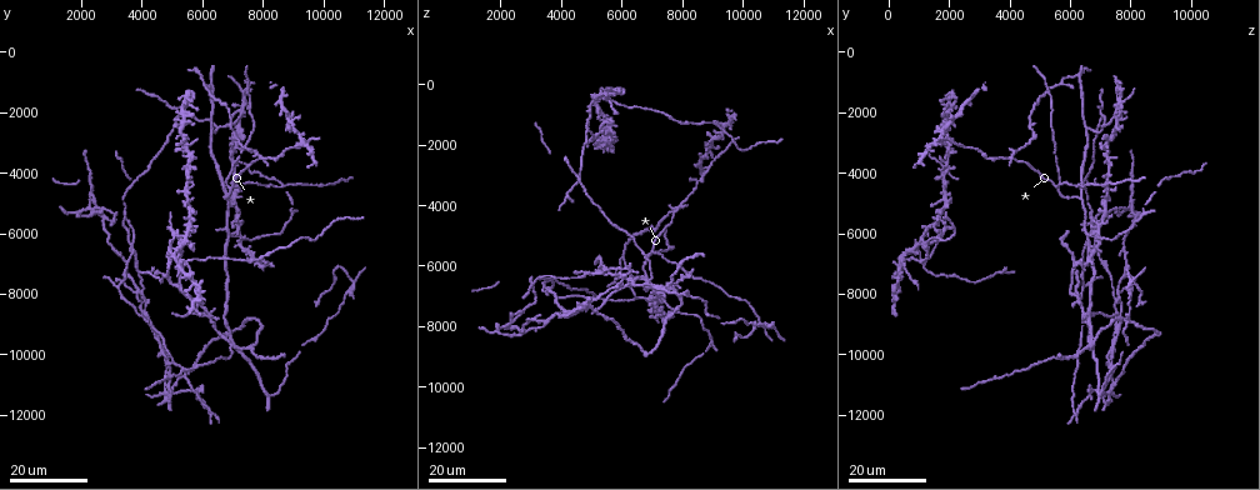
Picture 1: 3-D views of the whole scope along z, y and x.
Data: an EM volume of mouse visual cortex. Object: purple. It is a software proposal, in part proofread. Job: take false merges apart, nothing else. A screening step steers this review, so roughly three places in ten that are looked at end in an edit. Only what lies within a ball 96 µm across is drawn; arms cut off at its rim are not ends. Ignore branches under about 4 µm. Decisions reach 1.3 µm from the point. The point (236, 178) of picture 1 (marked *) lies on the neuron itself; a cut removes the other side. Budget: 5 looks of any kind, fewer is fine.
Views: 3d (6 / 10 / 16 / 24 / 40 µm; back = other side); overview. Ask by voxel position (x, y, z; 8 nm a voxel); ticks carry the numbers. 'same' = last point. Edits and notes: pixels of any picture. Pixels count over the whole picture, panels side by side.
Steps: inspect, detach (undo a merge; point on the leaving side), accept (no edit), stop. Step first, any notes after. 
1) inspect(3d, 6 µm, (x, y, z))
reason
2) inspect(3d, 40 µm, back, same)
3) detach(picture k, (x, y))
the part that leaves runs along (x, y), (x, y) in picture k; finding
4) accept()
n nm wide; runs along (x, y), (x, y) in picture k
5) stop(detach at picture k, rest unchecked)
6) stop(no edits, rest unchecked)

inspect(3d, 24 µm, (7000, 4500, 5600))
three arms meet

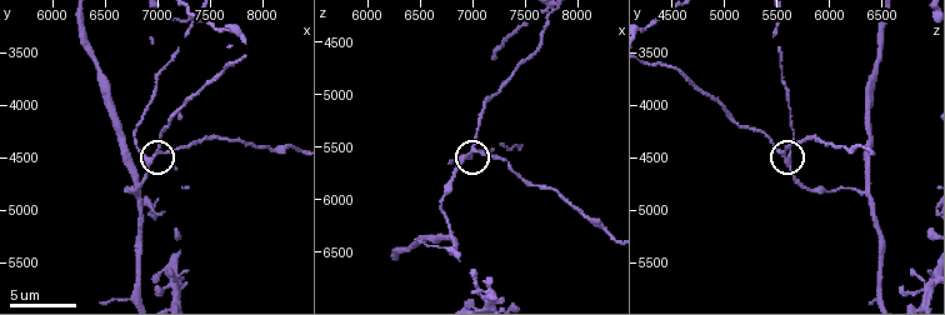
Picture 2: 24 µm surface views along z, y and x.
inspect(3d, 10 µm, (7000, 4480, 5520))

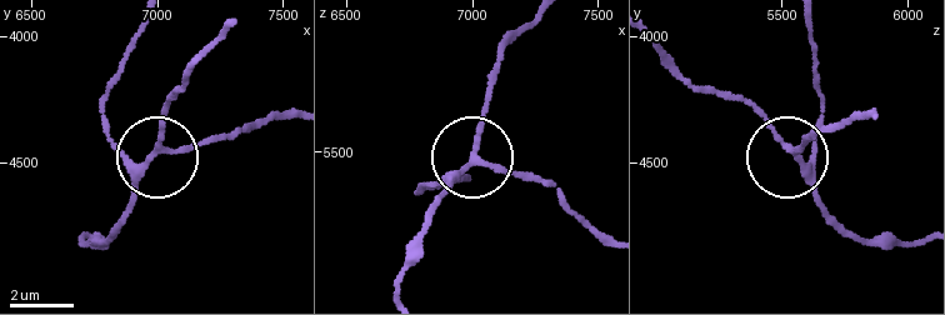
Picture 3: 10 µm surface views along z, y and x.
accept()
3 arms; runs along (498, 64), (474, 155), (546, 183) in picture 3; continuous, no second neuron

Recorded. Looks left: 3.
inspect(3d, 16 µm, (6500, 2600, 7100))
arms part here

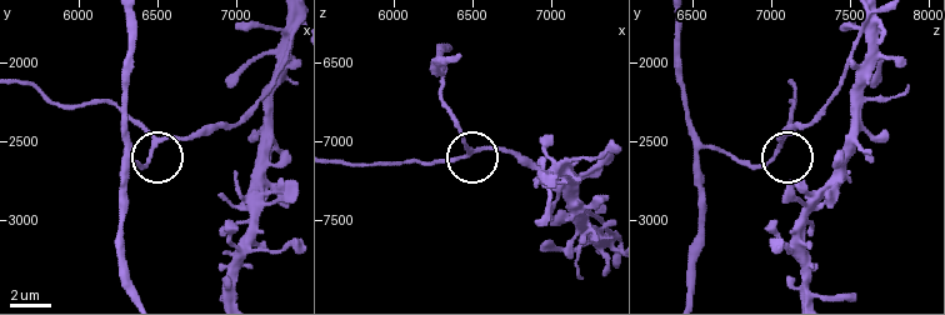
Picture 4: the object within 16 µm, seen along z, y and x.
inspect(3d, 10 µm, (6480, 2500, 7060))

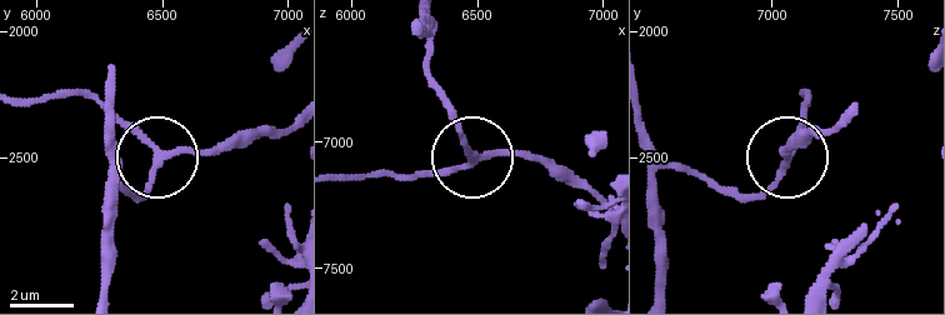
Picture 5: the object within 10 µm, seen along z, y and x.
accept()
3 arms; all the same neuron

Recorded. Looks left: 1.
stop(no edits, rest unchecked)

